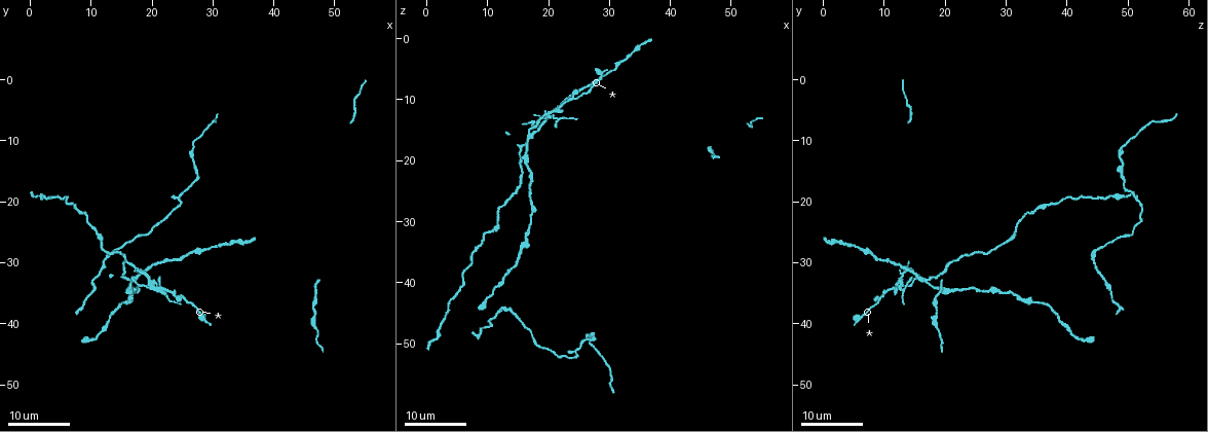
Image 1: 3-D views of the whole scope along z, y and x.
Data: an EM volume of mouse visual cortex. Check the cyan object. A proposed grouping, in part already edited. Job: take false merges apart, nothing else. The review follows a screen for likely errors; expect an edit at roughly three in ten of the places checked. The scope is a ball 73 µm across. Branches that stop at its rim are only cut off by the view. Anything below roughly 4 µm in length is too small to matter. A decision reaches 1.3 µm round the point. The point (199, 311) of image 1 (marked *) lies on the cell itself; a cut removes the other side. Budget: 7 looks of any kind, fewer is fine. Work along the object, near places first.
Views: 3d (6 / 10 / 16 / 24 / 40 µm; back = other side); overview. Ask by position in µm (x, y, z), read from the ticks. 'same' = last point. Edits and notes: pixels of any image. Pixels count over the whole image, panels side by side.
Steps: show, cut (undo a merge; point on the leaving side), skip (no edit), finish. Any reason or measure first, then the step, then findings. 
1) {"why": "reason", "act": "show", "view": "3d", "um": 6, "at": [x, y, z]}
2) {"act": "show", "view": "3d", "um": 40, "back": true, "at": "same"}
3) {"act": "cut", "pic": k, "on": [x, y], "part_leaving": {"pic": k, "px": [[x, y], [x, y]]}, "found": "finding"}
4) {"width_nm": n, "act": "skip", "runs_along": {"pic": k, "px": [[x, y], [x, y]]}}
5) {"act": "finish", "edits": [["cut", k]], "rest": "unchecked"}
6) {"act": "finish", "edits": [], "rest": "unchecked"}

{"why": "four or more arms meet", "act": "show", "view": "3d", "um": 24, "at": [20.5, 34.0, 12.5]}

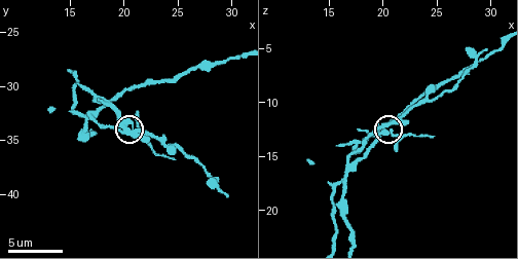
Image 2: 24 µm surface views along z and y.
{"act": "show", "view": "3d", "um": 6, "at": "same"}

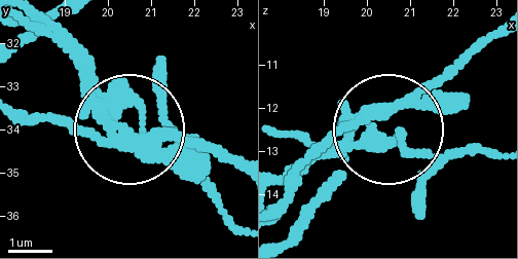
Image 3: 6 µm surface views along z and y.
{"act": "show", "view": "3d", "um": 6, "back": true, "at": "same"}

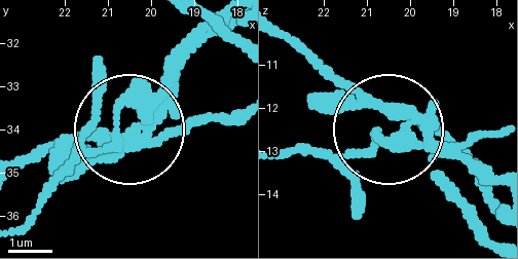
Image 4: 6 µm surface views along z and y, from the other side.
{"act": "cut", "pic": 4, "on": [165, 68], "found": "two cells meet here"}

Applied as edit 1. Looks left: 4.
{"why": "thick turns thin", "act": "show", "view": "3d", "um": 16, "at": [24.6, 35.6, 9.8]}

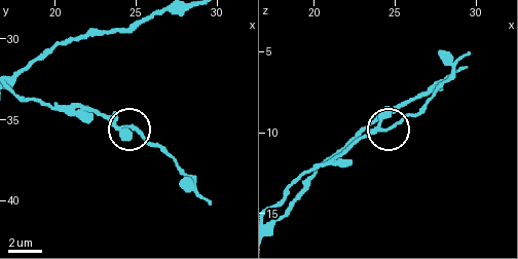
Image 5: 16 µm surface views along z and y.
{"why": "other side", "act": "show", "view": "3d", "um": 16, "back": true, "at": [24.8, 35.4, 9.6]}

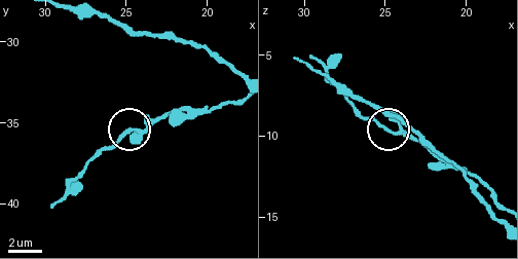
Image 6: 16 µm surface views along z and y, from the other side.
{"act": "skip", "runs_along": {"pic": 6, "px": [[82, 170], [131, 132], [147, 128], [162, 119]]}, "found": "all the same cell"}

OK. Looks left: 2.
{"why": "a fork", "act": "show", "view": "3d", "um": 6, "at": [16.4, 33.2, 17.0]}

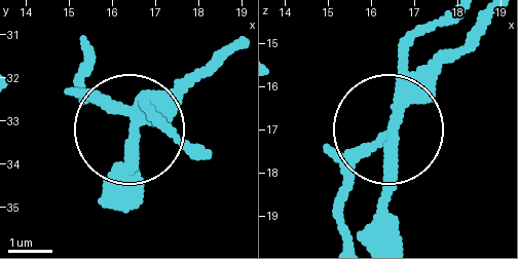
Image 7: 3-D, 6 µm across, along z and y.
{"arms": 3, "act": "cut", "pic": 7, "on": [132, 146], "found": "two cells meet here"}

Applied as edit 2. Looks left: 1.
{"act": "finish", "edits": [["cut", 4], ["cut", 7]], "rest": "unchecked"}

